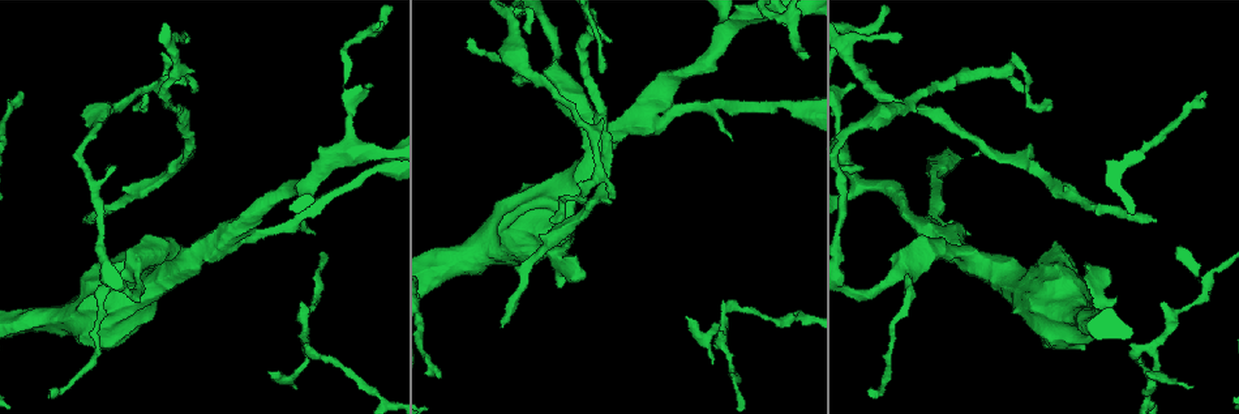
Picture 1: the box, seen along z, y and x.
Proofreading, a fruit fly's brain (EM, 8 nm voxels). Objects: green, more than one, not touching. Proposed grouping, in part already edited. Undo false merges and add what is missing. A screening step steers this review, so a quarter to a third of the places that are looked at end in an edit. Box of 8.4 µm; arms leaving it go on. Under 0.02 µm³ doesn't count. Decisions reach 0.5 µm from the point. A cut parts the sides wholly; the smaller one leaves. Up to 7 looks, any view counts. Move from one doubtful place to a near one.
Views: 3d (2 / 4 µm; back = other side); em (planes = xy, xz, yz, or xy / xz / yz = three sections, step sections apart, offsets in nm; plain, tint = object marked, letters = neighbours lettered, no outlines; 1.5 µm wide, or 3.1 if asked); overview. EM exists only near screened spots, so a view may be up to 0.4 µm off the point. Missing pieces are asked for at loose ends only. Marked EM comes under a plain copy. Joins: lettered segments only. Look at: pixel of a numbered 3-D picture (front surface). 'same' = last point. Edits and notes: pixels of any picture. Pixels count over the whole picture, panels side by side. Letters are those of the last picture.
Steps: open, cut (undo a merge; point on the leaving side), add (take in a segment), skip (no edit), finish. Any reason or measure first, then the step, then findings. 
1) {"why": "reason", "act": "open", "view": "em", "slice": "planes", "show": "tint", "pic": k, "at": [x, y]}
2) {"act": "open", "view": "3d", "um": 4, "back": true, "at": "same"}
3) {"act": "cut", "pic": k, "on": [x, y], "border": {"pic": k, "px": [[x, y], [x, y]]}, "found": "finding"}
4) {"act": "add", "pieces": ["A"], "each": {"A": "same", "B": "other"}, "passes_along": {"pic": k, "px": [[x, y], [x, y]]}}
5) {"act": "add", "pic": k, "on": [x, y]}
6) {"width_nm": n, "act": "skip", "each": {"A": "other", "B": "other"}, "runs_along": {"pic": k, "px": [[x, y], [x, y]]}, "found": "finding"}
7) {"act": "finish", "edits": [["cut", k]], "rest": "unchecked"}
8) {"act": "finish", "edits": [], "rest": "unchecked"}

{"why": "side arm on a straight run", "act": "open", "view": "3d", "um": 4, "pic": 1, "at": [933, 232]}

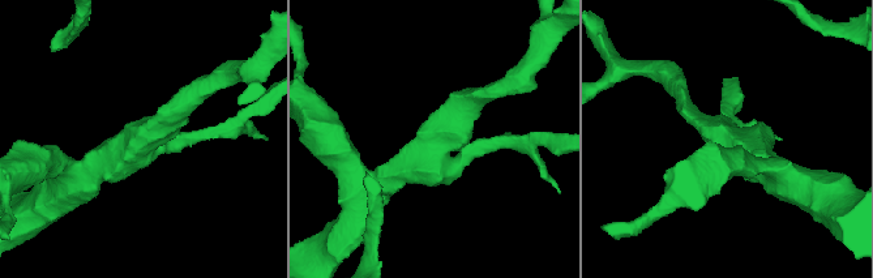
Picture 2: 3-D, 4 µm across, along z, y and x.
{"act": "open", "view": "em", "slice": "xy", "step": 4, "show": "tint", "pic": 2, "at": [723, 137]}

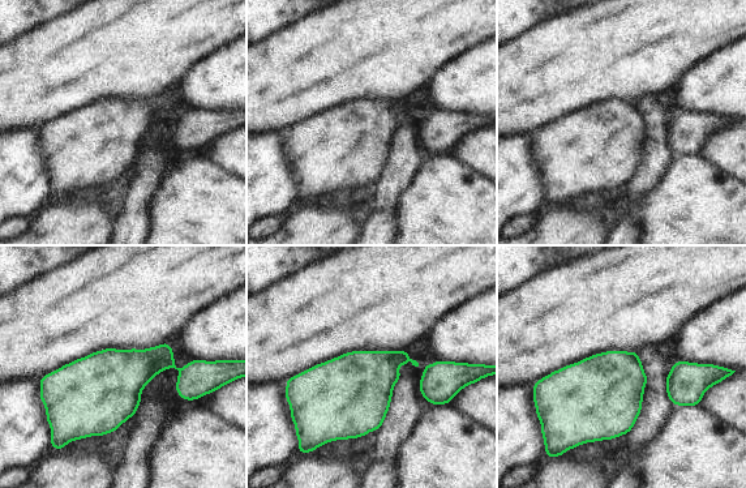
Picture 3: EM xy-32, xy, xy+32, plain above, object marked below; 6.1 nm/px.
{"act": "open", "view": "em", "slice": "planes", "show": "letters", "at": "same"}

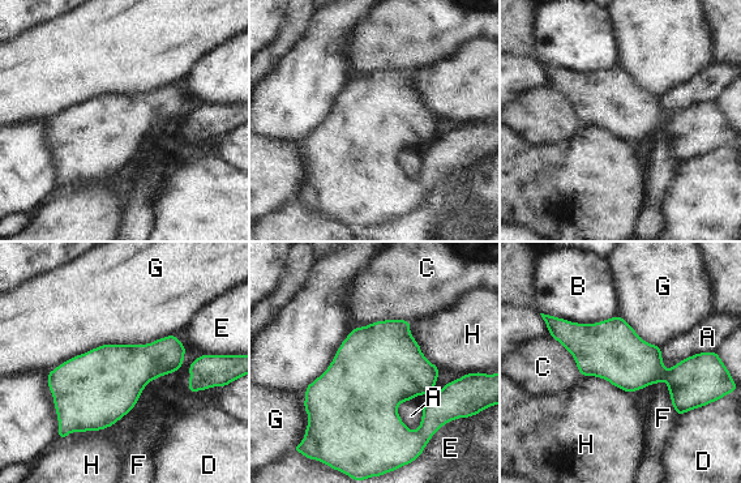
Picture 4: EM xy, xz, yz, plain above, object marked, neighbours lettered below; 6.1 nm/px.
{"act": "skip", "each": {"A": "other", "B": "other", "C": "other", "D": "other", "E": "other", "F": "other", "G": "other", "H": "other"}, "found": "all the same neuron"}

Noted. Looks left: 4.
{"why": "branch stops here", "act": "open", "view": "3d", "um": 2, "back": true, "pic": 1, "at": [50, 390]}

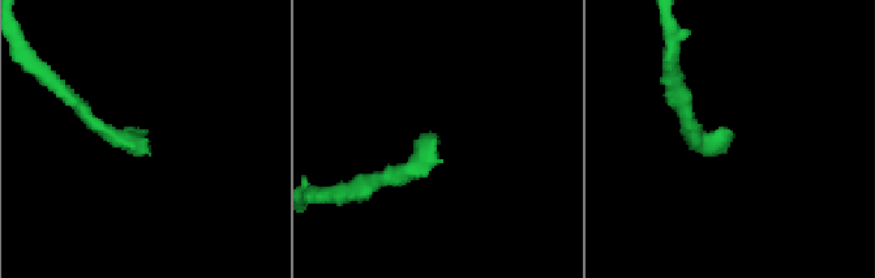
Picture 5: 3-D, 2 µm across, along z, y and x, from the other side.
{"why": "need the tissue", "act": "open", "view": "em", "slice": "planes", "show": "letters", "pic": 5, "at": [146, 129]}

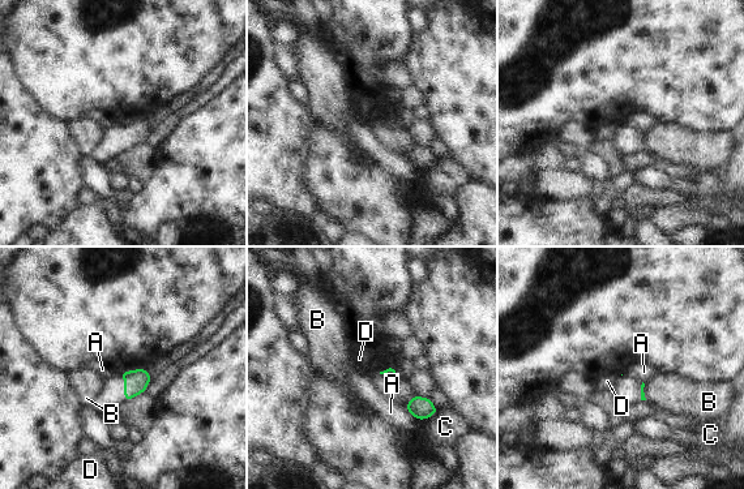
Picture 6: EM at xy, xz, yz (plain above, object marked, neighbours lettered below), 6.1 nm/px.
{"act": "skip", "each": {"A": "other", "B": "other", "C": "other", "D": "other"}, "found": "no lettered segment goes on from it"}

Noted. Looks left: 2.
{"act": "finish", "edits": [], "rest": "unchecked"}

